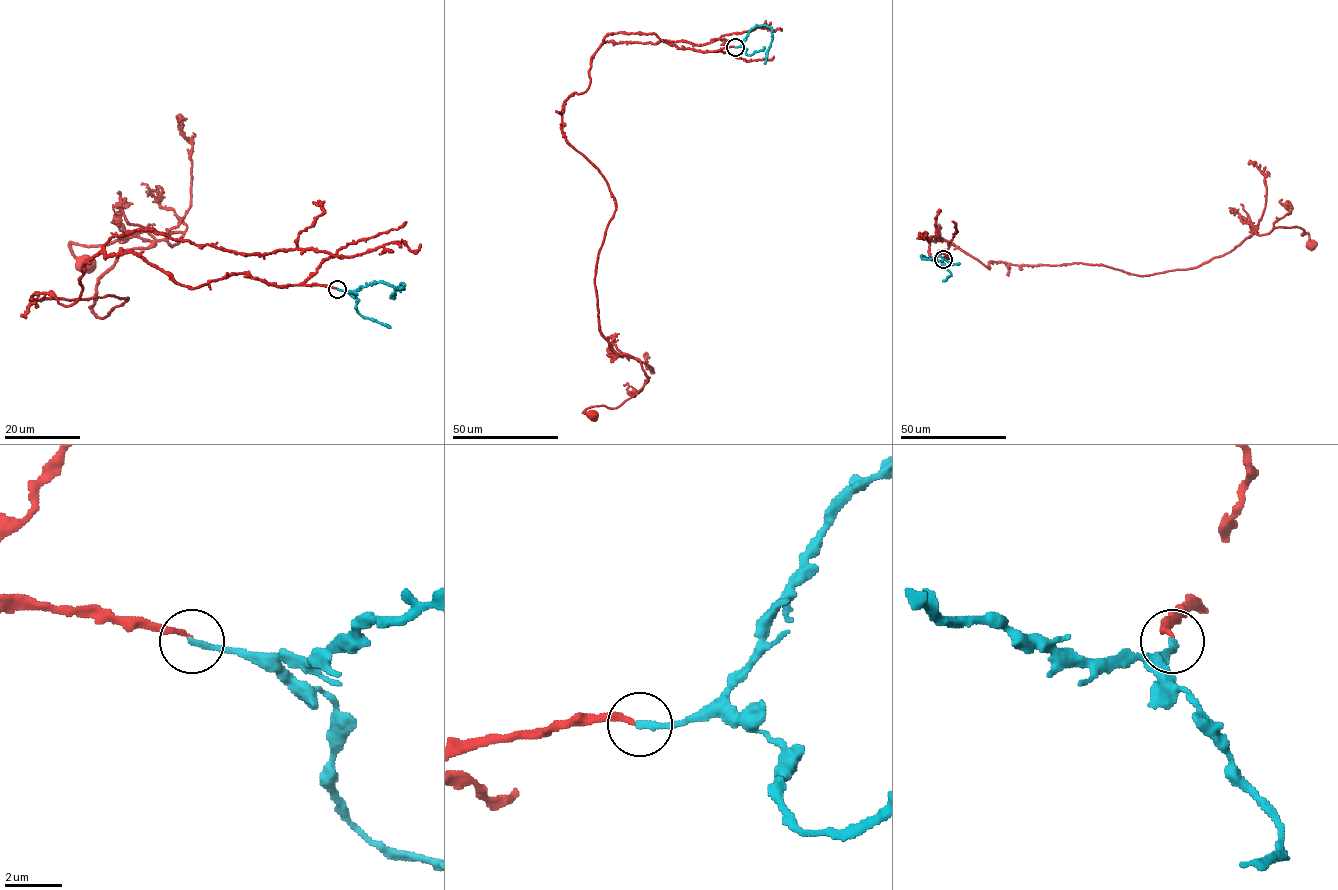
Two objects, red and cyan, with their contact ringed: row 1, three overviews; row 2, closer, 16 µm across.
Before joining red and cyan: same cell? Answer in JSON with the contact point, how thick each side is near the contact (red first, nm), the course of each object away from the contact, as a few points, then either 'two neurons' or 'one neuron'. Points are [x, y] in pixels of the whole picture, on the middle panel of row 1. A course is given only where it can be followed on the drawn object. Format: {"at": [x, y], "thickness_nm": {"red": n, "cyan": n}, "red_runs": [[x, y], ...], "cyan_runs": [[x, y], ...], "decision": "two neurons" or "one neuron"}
{"at": [735, 47], "thickness_nm": {"red": 160, "cyan": 220}, "red_runs": [[735, 47], [610, 33], [563, 106], [565, 139], [615, 201], [599, 329], [647, 378], [592, 413]], "cyan_runs": [[735, 47], [739, 46], [756, 26], [769, 27], [772, 40], [764, 64]], "decision": "two neurons"}

